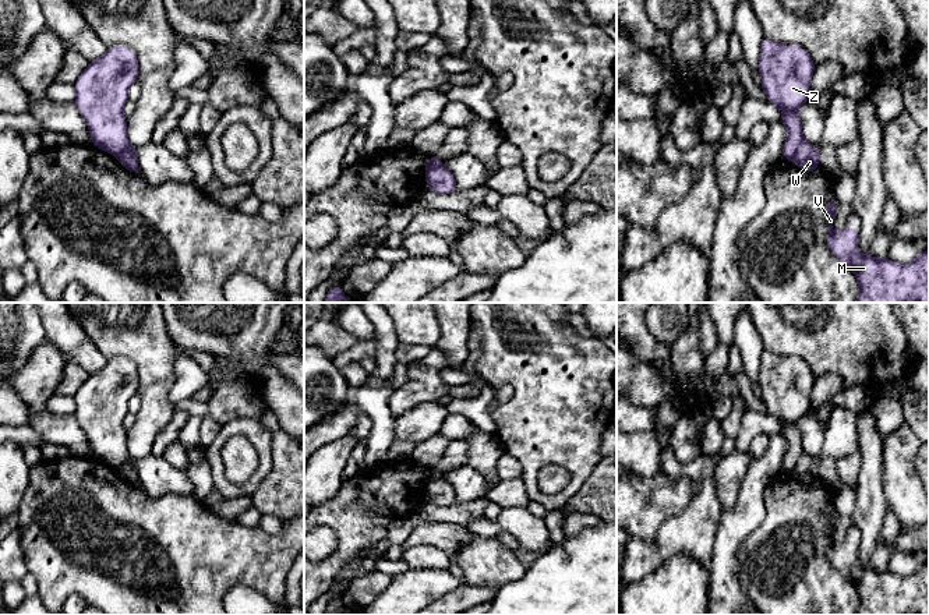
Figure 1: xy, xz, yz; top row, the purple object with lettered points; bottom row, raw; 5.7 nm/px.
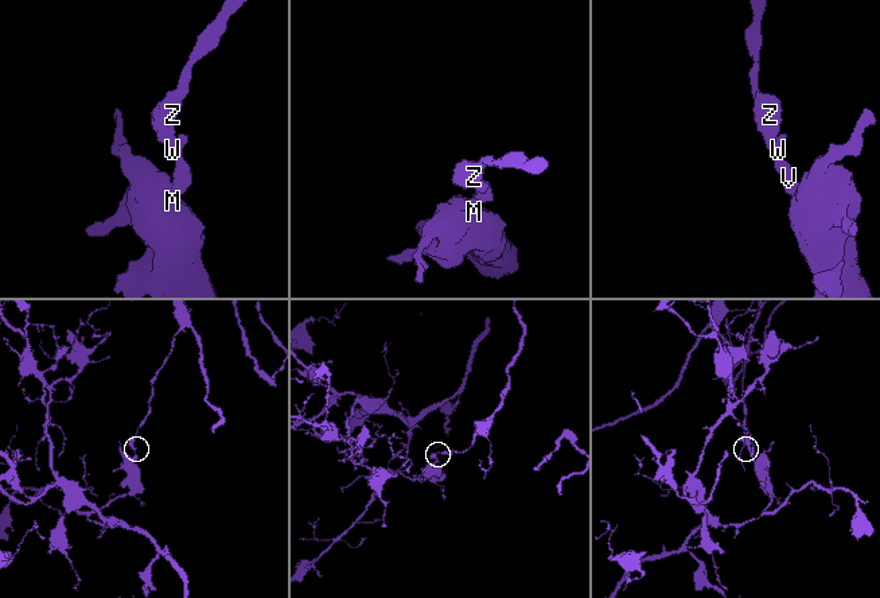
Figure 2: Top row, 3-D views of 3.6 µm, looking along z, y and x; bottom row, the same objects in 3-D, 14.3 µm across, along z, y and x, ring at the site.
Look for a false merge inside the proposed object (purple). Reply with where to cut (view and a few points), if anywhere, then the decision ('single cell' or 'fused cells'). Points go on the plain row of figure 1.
cut in yz along (802, 451), (791, 472); fused cells

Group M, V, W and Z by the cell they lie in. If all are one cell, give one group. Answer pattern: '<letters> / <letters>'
M V W / Z

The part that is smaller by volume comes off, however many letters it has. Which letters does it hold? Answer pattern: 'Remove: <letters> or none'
Remove: Z

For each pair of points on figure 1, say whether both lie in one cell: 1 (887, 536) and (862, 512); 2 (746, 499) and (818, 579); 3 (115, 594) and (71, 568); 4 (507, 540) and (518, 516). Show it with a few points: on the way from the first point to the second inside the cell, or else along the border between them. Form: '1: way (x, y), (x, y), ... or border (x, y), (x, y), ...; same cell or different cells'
1: border (887, 505), (879, 536); different cells
2: border (767, 506), (765, 519), (756, 527); different cells
3: way (103, 583), (88, 568), (82, 568); same cell
4: border (495, 536), (509, 532), (519, 548); different cells

